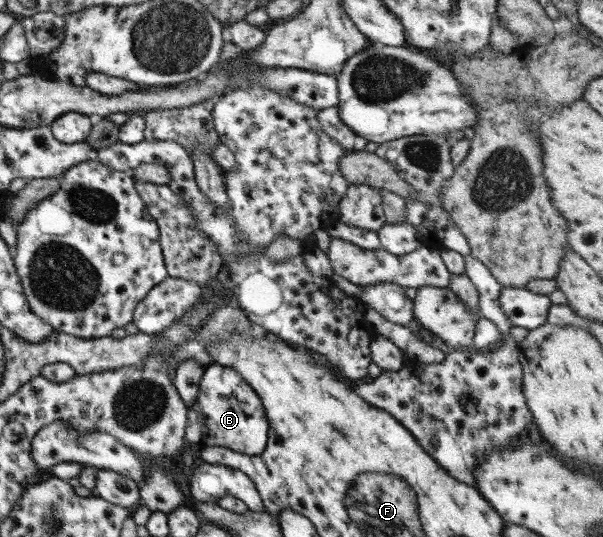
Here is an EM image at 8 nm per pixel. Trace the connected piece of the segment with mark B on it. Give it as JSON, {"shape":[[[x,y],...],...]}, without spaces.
{"shape":[[[216,363],[204,367],[195,399],[186,409],[183,438],[198,451],[216,446],[252,456],[266,446],[268,423],[259,396],[231,368]]]}

